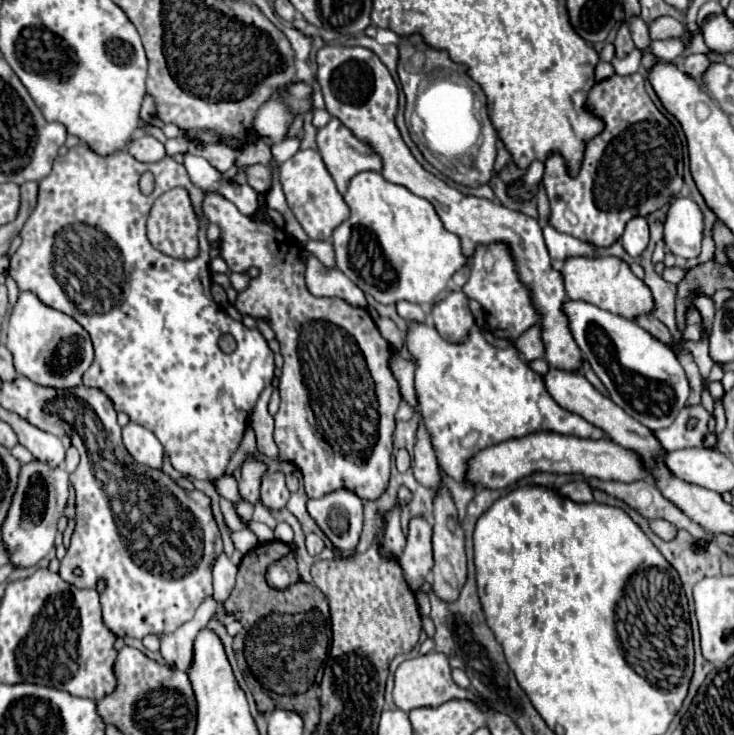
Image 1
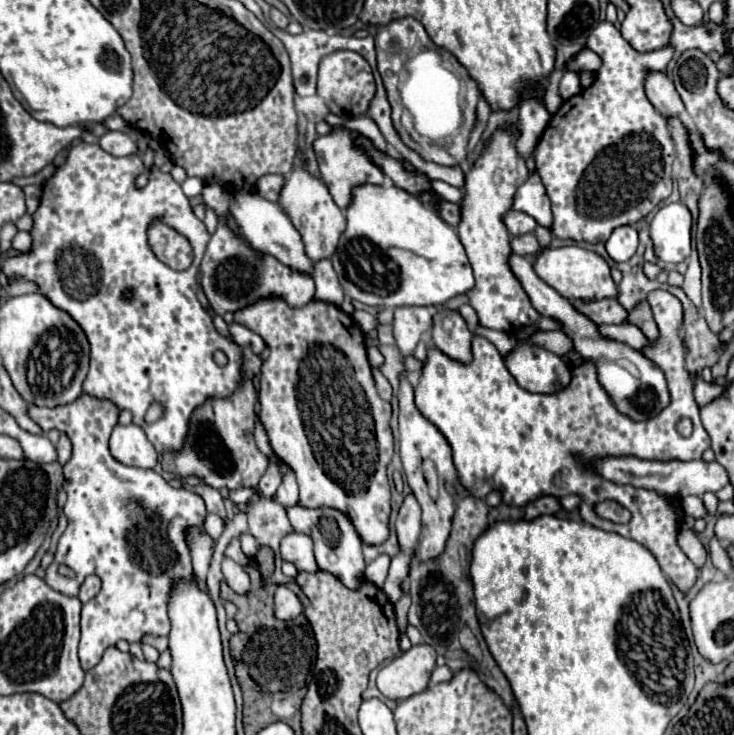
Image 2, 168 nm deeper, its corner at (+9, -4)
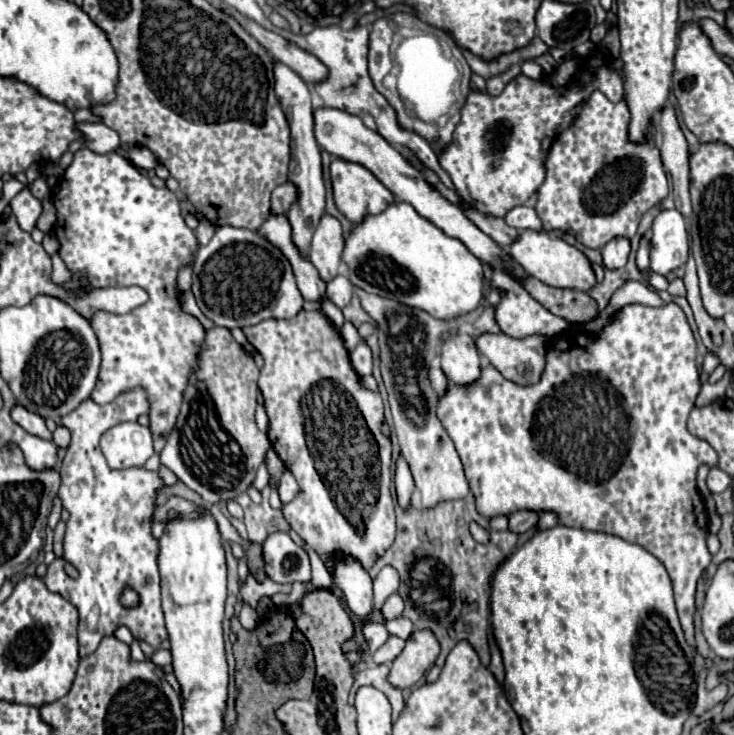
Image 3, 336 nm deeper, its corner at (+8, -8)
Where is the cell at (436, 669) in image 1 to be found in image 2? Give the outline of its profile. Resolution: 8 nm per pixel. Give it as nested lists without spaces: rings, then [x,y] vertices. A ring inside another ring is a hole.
[[[413,645],[379,671],[377,689],[393,701],[423,693],[429,685],[431,671],[435,669],[435,659],[437,653],[431,645]]]

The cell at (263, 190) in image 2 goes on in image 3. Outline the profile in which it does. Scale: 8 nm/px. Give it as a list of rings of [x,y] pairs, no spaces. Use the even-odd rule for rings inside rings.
[[[286,181],[284,185],[278,185],[272,191],[272,213],[288,213],[292,201],[296,201],[296,185]]]

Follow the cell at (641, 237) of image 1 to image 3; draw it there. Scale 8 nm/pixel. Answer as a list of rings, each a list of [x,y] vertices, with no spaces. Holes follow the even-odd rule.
[[[624,237],[612,239],[604,249],[602,249],[602,261],[606,269],[622,269],[628,261],[630,255],[630,241]]]

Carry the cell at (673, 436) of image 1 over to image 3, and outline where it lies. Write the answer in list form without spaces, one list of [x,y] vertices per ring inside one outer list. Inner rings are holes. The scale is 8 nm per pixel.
[[[668,303],[666,307],[644,307],[644,305],[626,305],[622,307],[608,325],[602,327],[600,333],[588,335],[586,331],[578,329],[568,329],[552,339],[548,339],[548,353],[546,353],[546,371],[542,373],[540,381],[536,385],[516,385],[508,379],[504,379],[492,365],[486,365],[482,369],[482,375],[476,383],[458,387],[450,385],[448,393],[440,399],[438,403],[438,419],[442,421],[444,429],[448,431],[450,439],[454,441],[454,447],[462,459],[464,473],[470,485],[470,491],[476,499],[476,509],[482,517],[492,519],[496,515],[510,515],[514,511],[552,511],[558,515],[558,523],[566,527],[580,527],[580,529],[590,529],[590,531],[604,531],[610,535],[618,535],[624,541],[636,543],[650,551],[656,559],[660,559],[670,575],[672,587],[674,587],[674,599],[676,599],[676,611],[686,635],[686,641],[690,647],[694,647],[694,593],[696,593],[696,583],[702,575],[702,571],[708,567],[708,547],[706,547],[706,537],[708,537],[708,515],[706,515],[706,505],[702,495],[698,493],[696,487],[696,473],[700,465],[714,467],[718,463],[716,451],[702,439],[694,437],[686,429],[686,421],[690,411],[694,409],[696,395],[700,391],[700,379],[698,379],[698,367],[696,367],[696,341],[692,335],[692,329],[686,321],[684,311],[676,303]]]

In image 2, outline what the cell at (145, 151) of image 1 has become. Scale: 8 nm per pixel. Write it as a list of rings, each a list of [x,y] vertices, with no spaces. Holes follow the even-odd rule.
[[[109,131],[105,133],[101,139],[99,139],[99,145],[115,155],[115,157],[127,157],[127,155],[137,155],[137,143],[127,135],[127,133],[121,133],[121,131]]]

